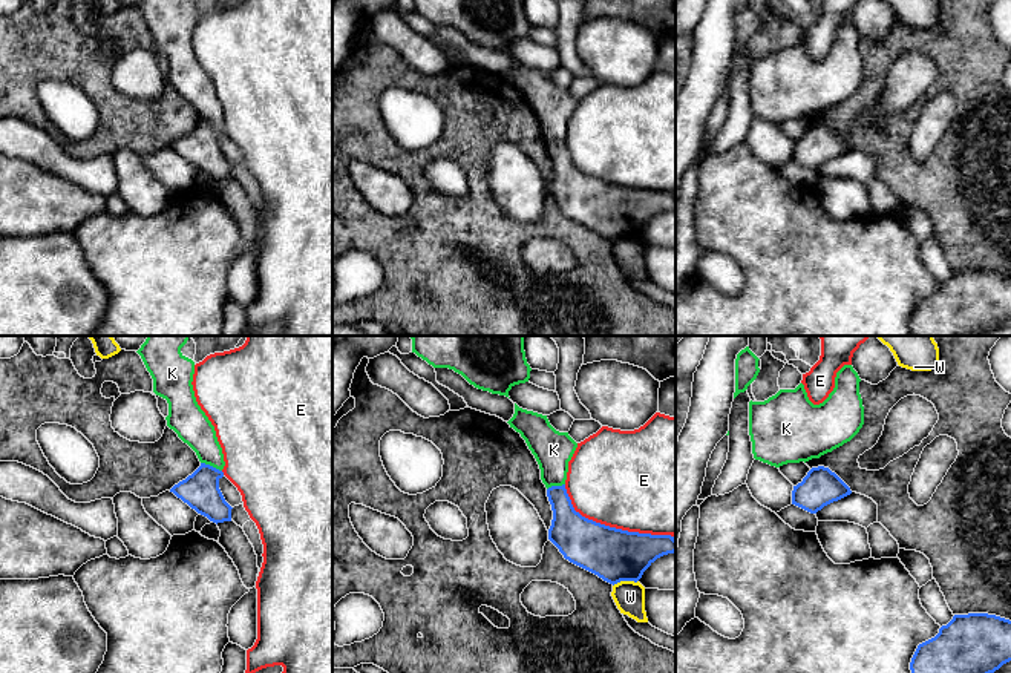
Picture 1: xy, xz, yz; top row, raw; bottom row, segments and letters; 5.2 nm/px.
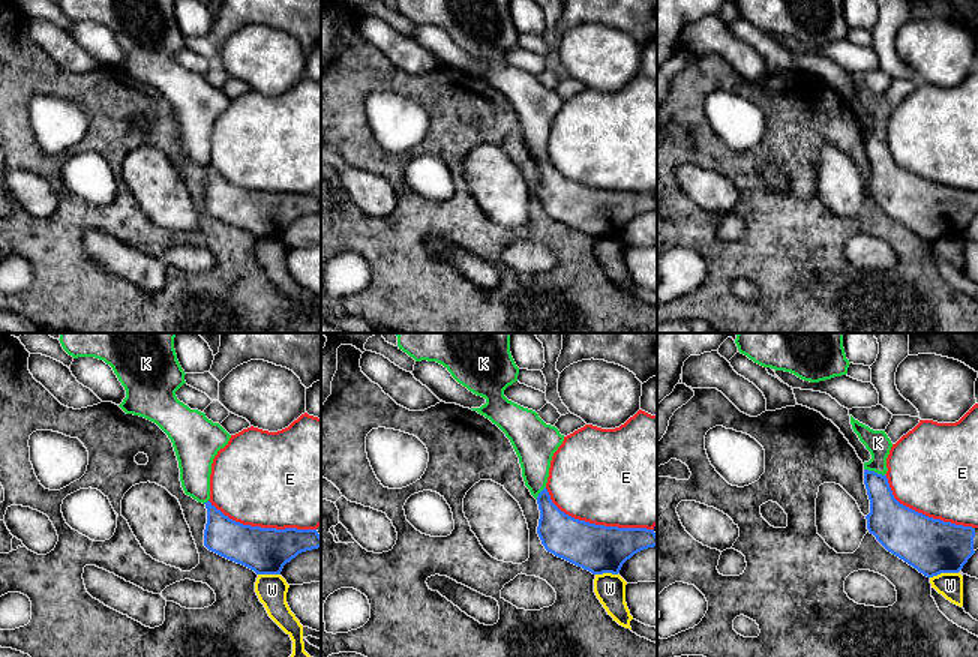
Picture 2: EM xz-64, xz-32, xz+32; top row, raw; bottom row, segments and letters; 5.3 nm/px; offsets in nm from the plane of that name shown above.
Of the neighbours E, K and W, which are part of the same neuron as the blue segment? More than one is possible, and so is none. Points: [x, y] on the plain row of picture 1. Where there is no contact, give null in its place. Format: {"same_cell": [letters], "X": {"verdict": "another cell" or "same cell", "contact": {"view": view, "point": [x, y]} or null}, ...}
{"same_cell": [], "E": {"verdict": "another cell", "contact": {"view": "xz", "point": [611, 184]}}, "K": {"verdict": "another cell", "contact": {"view": "xy", "point": [212, 123]}}, "W": {"verdict": "another cell", "contact": {"view": "xz", "point": [625, 236]}}}

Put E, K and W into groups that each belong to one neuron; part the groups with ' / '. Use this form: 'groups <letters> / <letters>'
groups E / K / W

